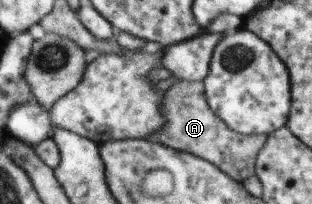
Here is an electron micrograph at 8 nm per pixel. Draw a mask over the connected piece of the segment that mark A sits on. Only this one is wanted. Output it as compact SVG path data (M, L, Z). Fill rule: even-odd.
M202 81L175 82L163 94L164 126L149 136L147 140L191 152L191 154L215 164L215 168L219 168L221 172L240 183L253 174L258 152L266 142L265 135L244 135L229 130L207 104Z

